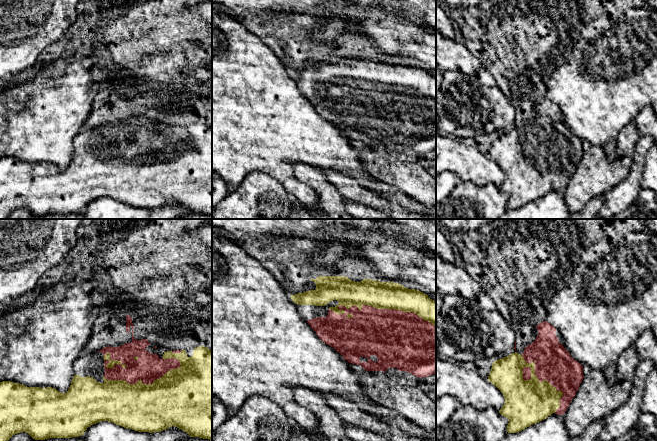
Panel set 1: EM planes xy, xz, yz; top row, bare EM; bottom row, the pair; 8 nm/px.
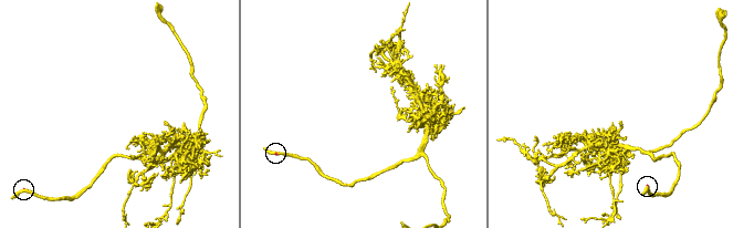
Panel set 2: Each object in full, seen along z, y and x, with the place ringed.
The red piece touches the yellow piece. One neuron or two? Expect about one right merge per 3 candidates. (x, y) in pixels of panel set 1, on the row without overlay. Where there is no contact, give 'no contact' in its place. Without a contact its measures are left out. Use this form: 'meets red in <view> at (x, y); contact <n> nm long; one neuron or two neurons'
meets red in xz at (375, 84); contact 850 nm long; one neuron

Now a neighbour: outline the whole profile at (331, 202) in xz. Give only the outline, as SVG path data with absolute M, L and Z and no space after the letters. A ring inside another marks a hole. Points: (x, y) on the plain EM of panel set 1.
M294 163L294 174L300 182L315 190L319 197L318 209L332 219L355 219L345 210L342 195L326 179L321 169L304 163Z

